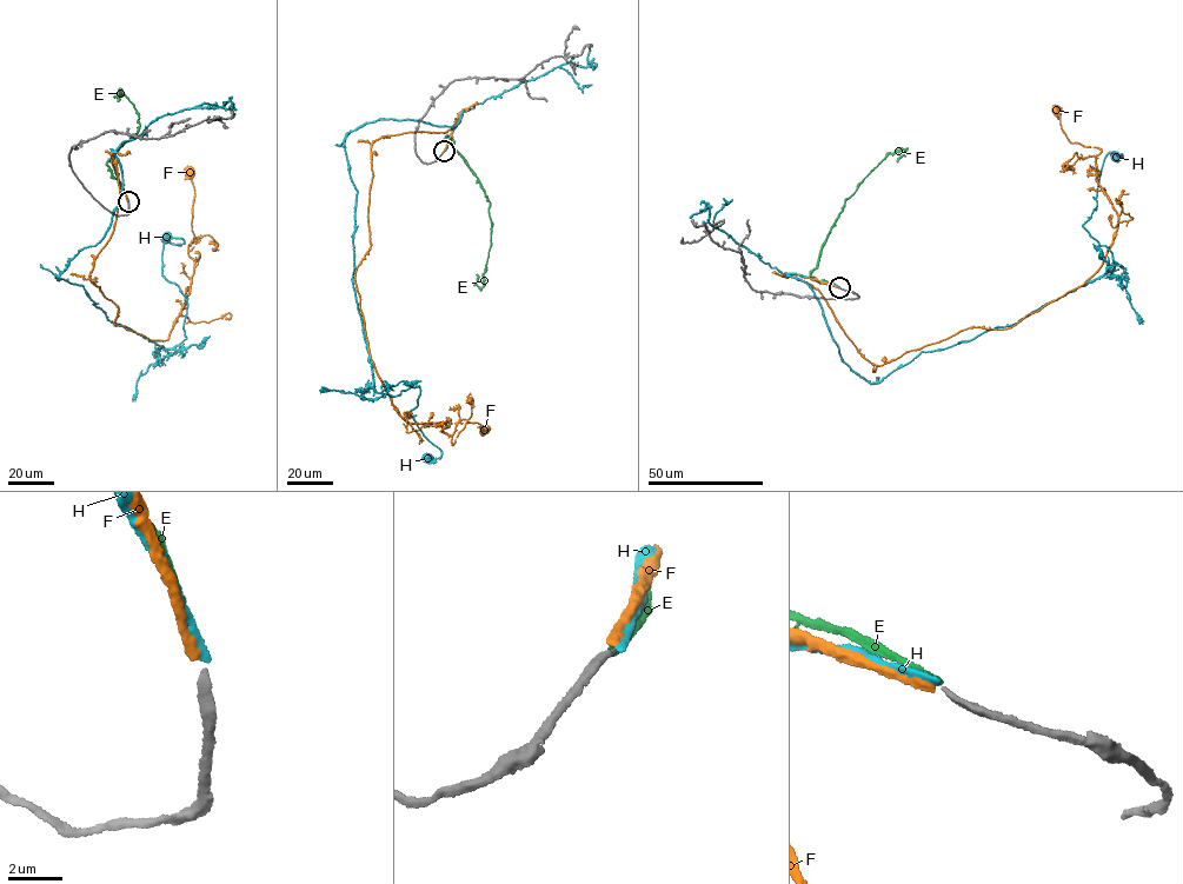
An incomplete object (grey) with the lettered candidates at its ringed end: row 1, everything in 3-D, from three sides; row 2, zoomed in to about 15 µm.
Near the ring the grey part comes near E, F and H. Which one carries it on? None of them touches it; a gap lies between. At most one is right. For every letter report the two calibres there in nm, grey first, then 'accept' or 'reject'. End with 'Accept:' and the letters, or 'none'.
E: 240 nm thick on the grey side, 280 nm on the other; reject
F: 240 nm thick on the grey side, 280 nm on the other; accept
H: 240 nm thick on the grey side, 220 nm on the other; reject
Accept: F

